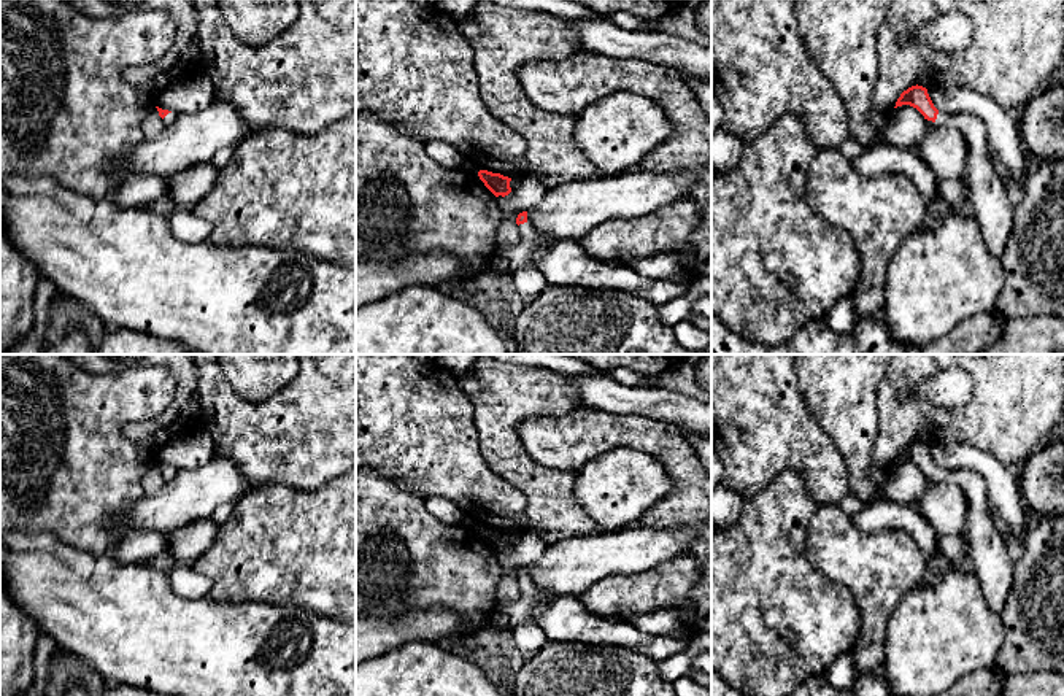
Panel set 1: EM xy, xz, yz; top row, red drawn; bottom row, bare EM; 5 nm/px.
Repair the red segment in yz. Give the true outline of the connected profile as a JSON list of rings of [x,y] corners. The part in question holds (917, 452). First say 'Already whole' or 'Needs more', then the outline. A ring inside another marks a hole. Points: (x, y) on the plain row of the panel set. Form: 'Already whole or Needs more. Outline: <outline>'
Needs more. Outline: [[[918,440],[904,447],[894,464],[902,461],[916,464],[927,477],[954,483],[962,489],[967,501],[964,539],[969,566],[980,583],[988,609],[1000,615],[1013,585],[1015,561],[1010,556],[1007,540],[991,520],[985,477],[970,469],[940,469],[934,462],[927,445]]]

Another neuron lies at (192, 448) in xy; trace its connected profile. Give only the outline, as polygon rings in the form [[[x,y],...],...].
[[[194,424],[168,440],[156,453],[156,462],[173,470],[191,470],[205,466],[213,456],[214,445],[210,434],[200,424]]]

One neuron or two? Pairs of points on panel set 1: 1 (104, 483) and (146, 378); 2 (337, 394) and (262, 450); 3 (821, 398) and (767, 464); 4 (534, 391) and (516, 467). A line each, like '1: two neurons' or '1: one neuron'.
1: one neuron
2: one neuron
3: two neurons
4: one neuron

